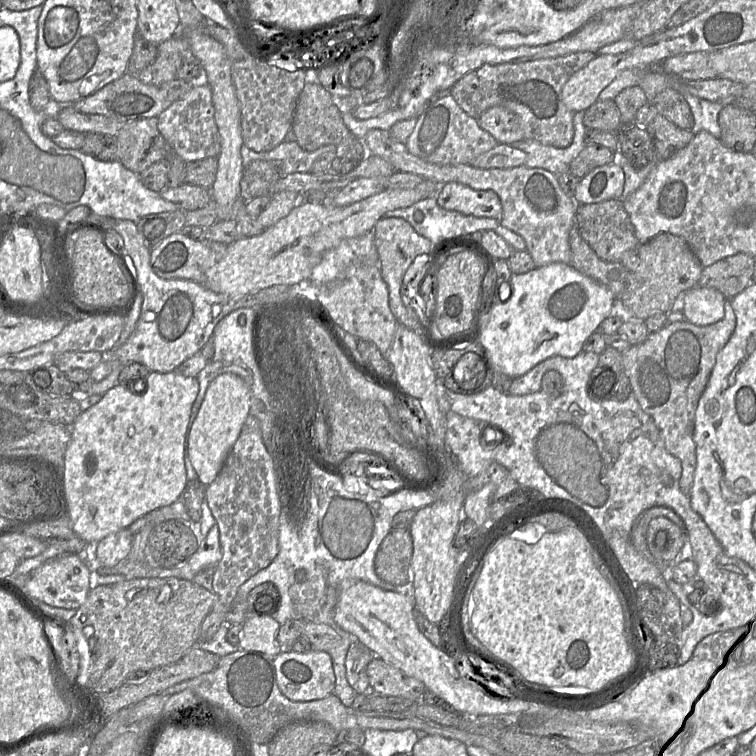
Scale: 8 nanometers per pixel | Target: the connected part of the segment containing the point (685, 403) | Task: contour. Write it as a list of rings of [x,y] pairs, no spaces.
[[[726,300],[723,318],[710,325],[698,326],[688,321],[667,323],[647,339],[622,353],[624,371],[632,392],[642,410],[655,422],[666,449],[681,462],[680,486],[690,492],[696,466],[696,445],[693,440],[695,411],[717,354],[729,340],[736,323],[735,313]]]

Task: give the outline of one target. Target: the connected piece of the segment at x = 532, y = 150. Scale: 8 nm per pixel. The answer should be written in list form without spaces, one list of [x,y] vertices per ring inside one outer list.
[[[583,112],[574,113],[574,137],[566,148],[556,148],[544,145],[533,139],[522,139],[510,144],[512,147],[525,152],[525,166],[542,168],[556,176],[568,173],[571,162],[585,147],[586,126],[583,122]]]

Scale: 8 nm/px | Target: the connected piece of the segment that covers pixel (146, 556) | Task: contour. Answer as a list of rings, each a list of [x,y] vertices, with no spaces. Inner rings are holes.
[[[181,496],[174,503],[139,517],[128,529],[133,535],[133,541],[127,558],[146,562],[155,568],[170,569],[179,564],[185,564],[194,555],[200,542],[204,539],[200,530],[200,522],[192,520]]]

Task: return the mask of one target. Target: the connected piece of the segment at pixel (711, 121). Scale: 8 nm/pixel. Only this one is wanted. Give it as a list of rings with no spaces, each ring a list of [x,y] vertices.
[[[684,94],[683,97],[693,115],[694,125],[691,130],[693,135],[700,131],[706,131],[719,139],[721,131],[718,125],[718,115],[723,104],[701,99],[690,94]]]

